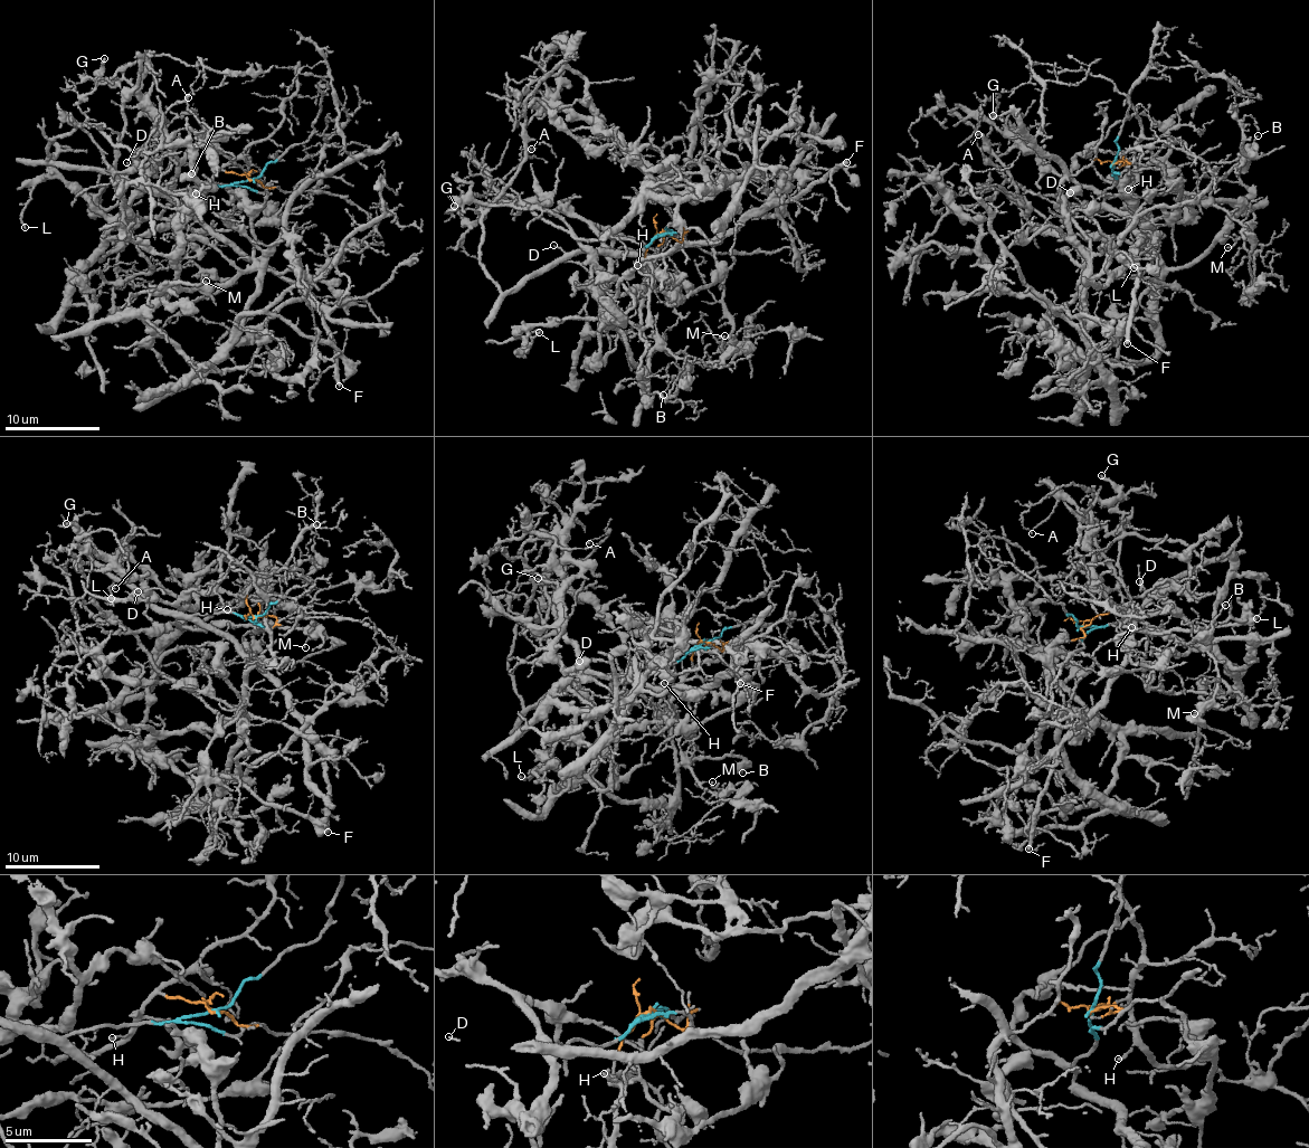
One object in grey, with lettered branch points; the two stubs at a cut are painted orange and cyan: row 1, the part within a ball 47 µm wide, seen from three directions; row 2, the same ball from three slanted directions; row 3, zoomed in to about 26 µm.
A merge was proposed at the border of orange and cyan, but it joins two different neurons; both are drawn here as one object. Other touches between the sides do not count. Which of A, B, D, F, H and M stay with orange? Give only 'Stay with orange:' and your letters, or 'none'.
Stay with orange: B, H, M

